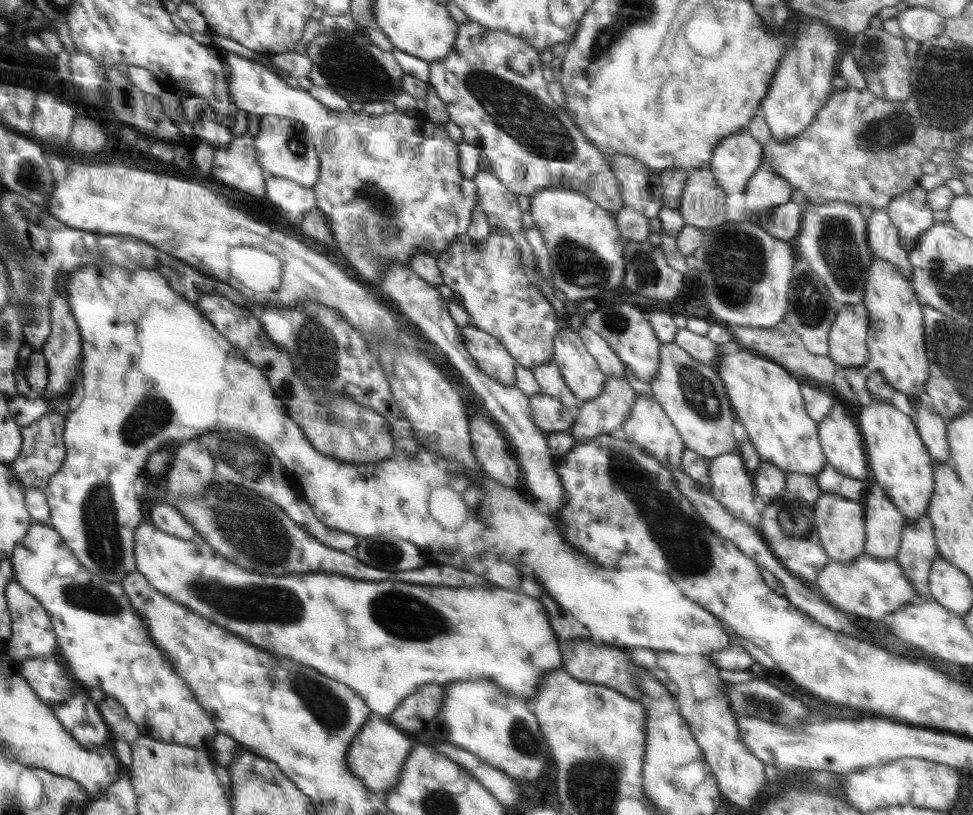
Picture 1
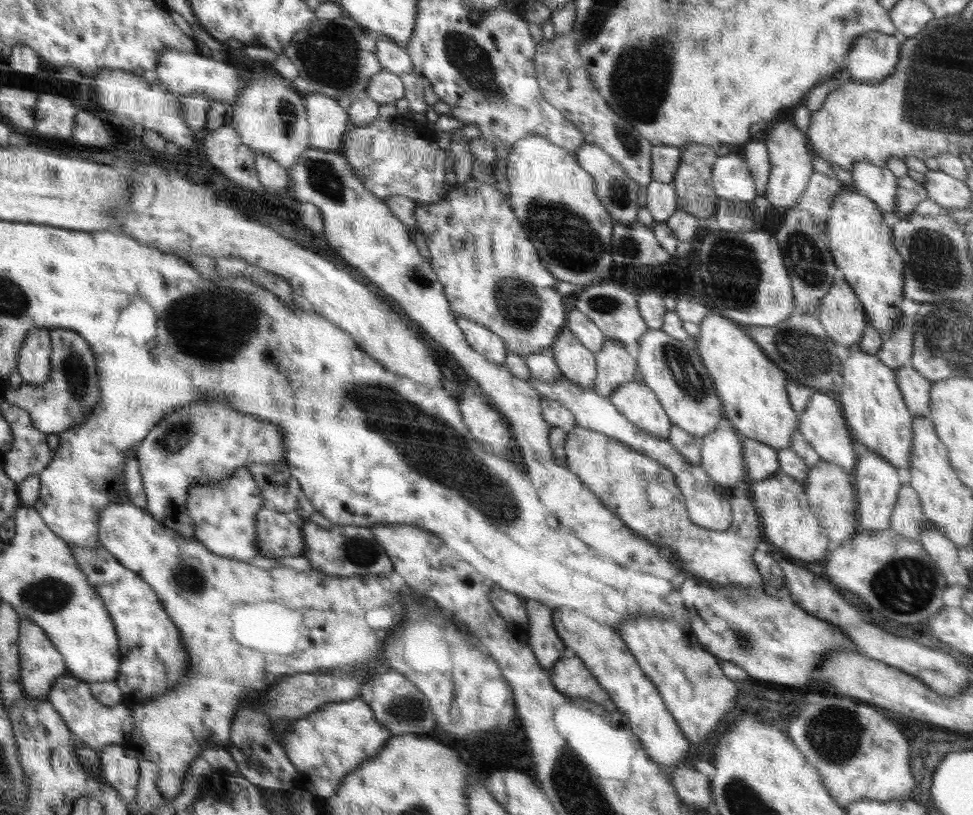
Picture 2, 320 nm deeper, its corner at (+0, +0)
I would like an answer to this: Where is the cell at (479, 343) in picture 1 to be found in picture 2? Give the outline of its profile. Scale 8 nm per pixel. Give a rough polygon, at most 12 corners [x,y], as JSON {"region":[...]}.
{"region":[[457,317],[468,344],[484,358],[502,365],[503,338],[485,326]]}

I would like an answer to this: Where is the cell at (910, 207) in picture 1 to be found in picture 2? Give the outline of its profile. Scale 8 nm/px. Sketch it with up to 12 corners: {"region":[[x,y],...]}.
{"region":[[856,161],[854,188],[893,221],[897,177],[886,166]]}

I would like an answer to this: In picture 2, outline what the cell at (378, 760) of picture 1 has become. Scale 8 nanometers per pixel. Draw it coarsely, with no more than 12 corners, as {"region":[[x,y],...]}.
{"region":[[358,696],[295,719],[279,744],[323,799],[390,737]]}

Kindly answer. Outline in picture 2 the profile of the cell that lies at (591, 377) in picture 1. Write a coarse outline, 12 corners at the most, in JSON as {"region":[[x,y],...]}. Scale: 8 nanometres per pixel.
{"region":[[570,329],[550,349],[564,377],[583,387],[597,375],[595,353]]}

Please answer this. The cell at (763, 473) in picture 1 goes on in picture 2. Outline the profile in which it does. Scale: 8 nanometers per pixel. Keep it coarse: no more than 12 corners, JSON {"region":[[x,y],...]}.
{"region":[[738,433],[749,478],[779,470],[777,450]]}

